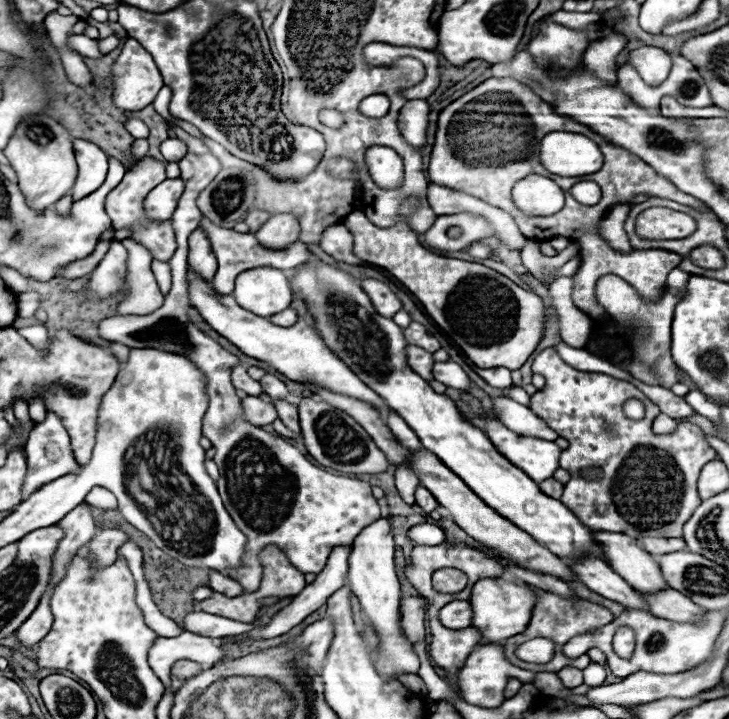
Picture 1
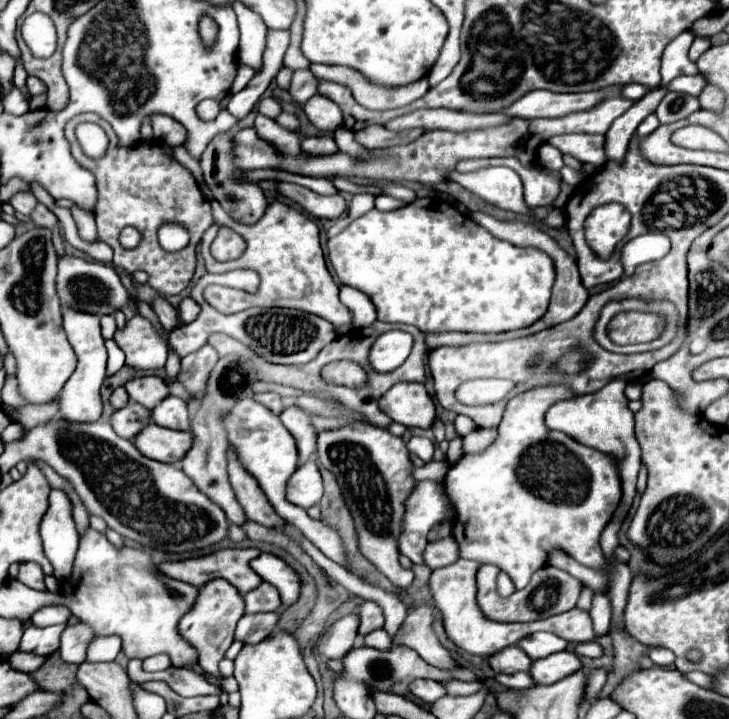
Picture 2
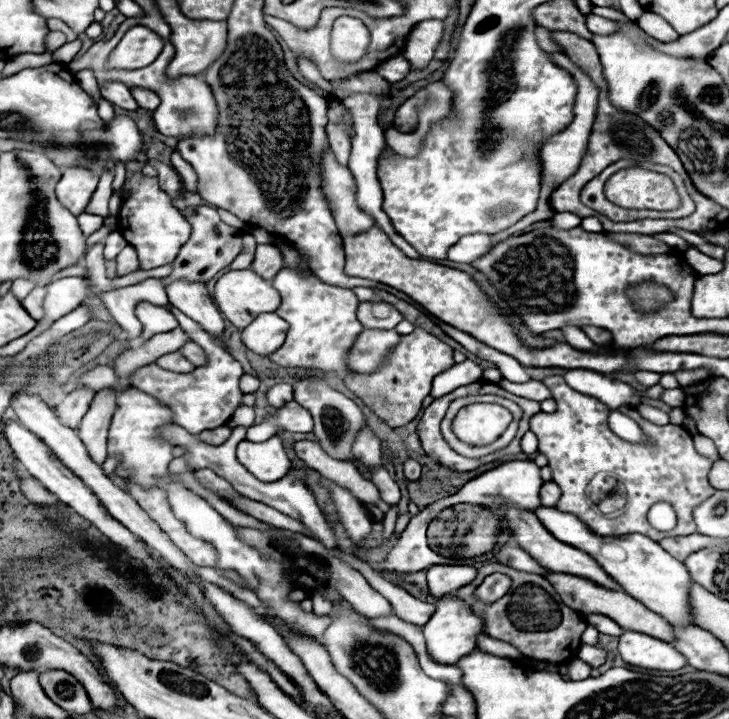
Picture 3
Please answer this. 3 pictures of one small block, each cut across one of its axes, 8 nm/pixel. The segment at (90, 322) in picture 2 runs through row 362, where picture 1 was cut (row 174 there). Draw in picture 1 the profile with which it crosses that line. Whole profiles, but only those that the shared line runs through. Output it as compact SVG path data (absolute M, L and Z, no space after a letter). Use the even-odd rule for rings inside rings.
M82 138L74 140L74 154L78 162L78 178L70 192L74 200L80 200L102 186L108 172L108 158L96 144Z

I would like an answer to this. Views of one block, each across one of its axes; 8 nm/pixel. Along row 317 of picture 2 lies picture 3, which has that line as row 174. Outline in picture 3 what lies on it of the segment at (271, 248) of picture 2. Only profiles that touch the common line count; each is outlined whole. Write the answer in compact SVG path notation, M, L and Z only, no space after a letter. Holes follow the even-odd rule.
M330 148L324 150L320 160L322 174L322 192L330 212L334 214L338 232L342 238L368 232L374 226L374 220L356 206L356 182L346 166L336 162Z

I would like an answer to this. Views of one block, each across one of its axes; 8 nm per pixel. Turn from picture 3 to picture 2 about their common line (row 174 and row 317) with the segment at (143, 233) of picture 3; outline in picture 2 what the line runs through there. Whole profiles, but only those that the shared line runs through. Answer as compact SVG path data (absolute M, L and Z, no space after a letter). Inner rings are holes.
M134 316L124 328L118 328L114 342L126 354L126 366L138 370L164 368L168 346L154 324L142 316Z

